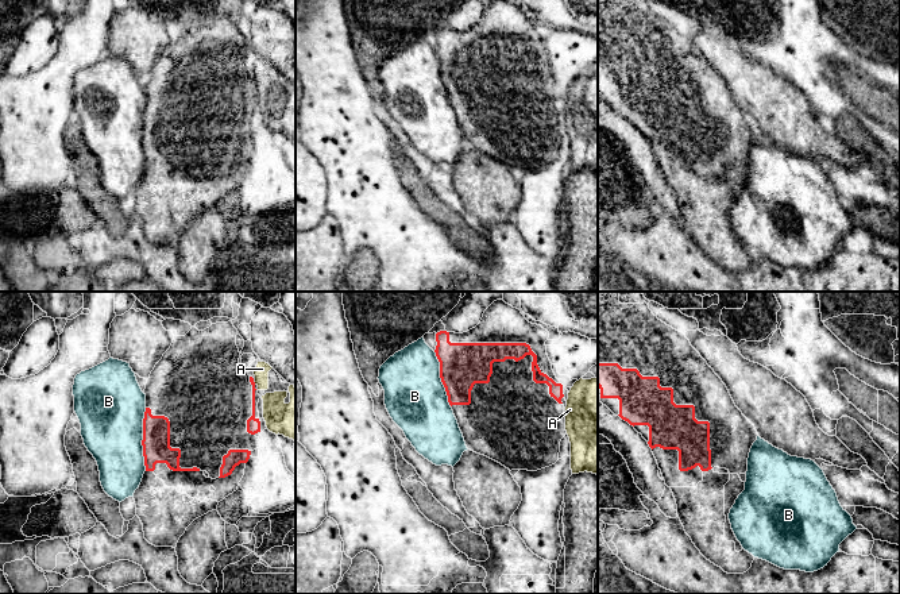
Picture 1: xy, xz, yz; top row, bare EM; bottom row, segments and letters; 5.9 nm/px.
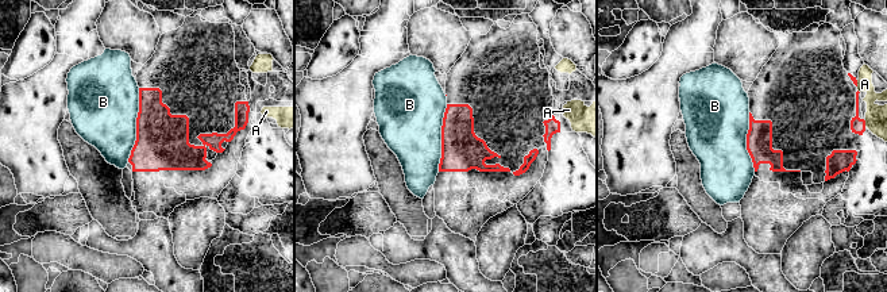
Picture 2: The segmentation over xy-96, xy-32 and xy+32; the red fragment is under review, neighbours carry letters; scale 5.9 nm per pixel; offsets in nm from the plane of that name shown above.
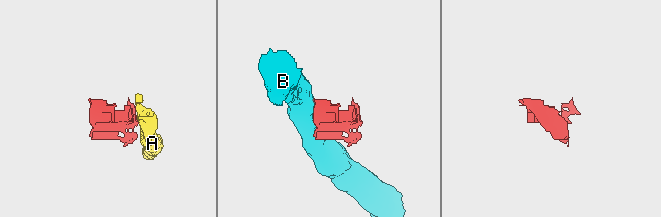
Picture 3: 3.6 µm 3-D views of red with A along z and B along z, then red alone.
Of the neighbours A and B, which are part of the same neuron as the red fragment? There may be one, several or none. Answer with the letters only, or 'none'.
none

